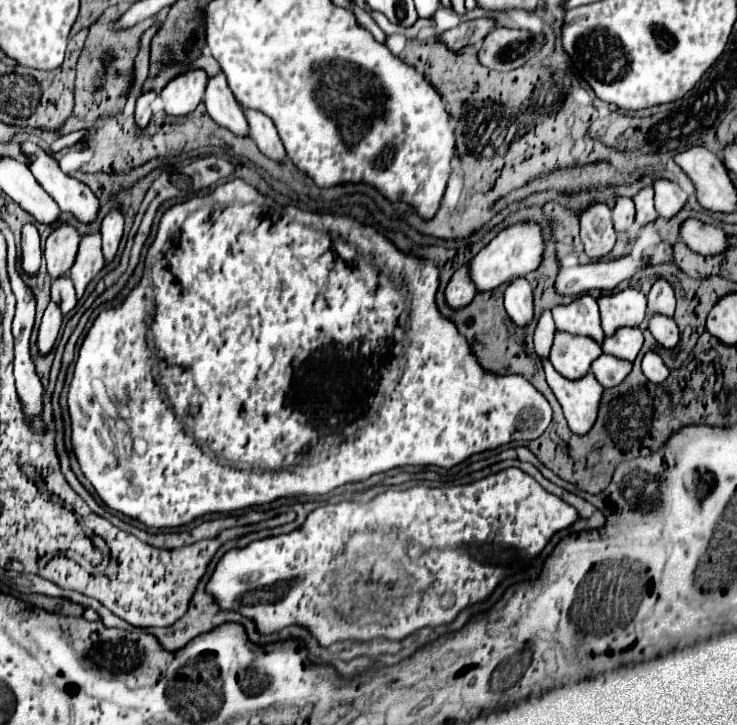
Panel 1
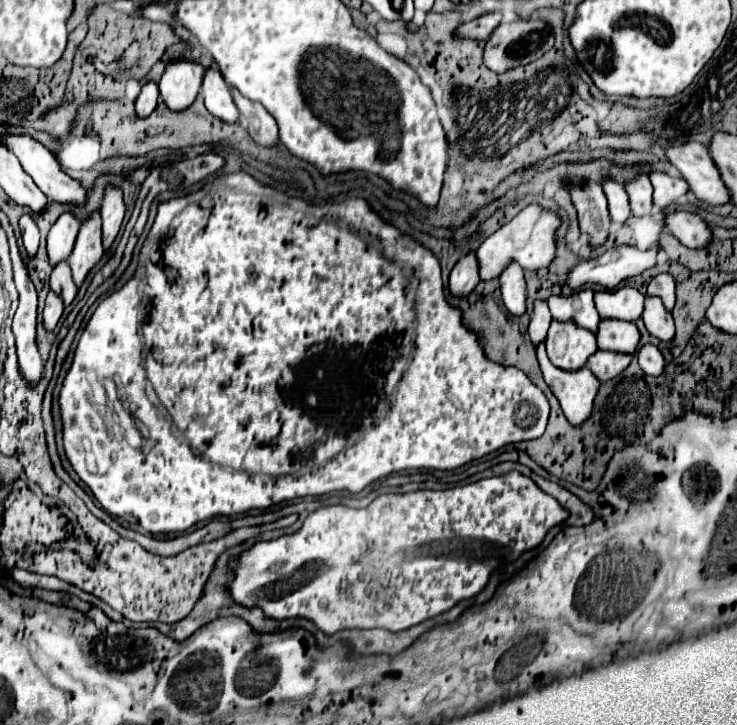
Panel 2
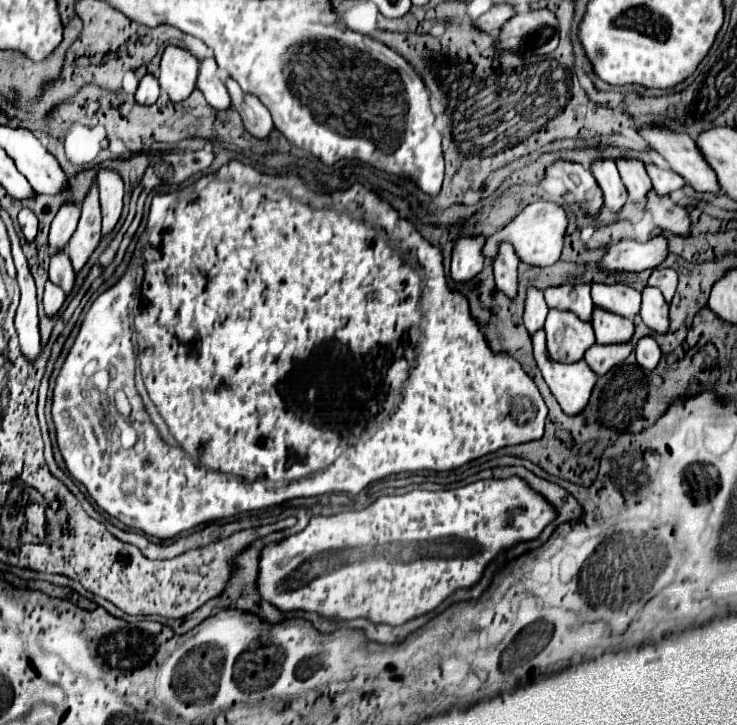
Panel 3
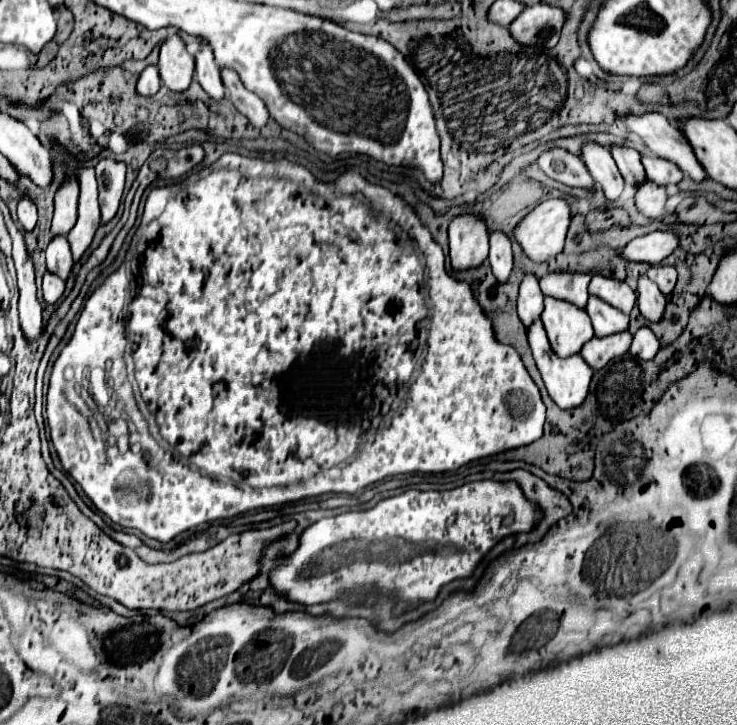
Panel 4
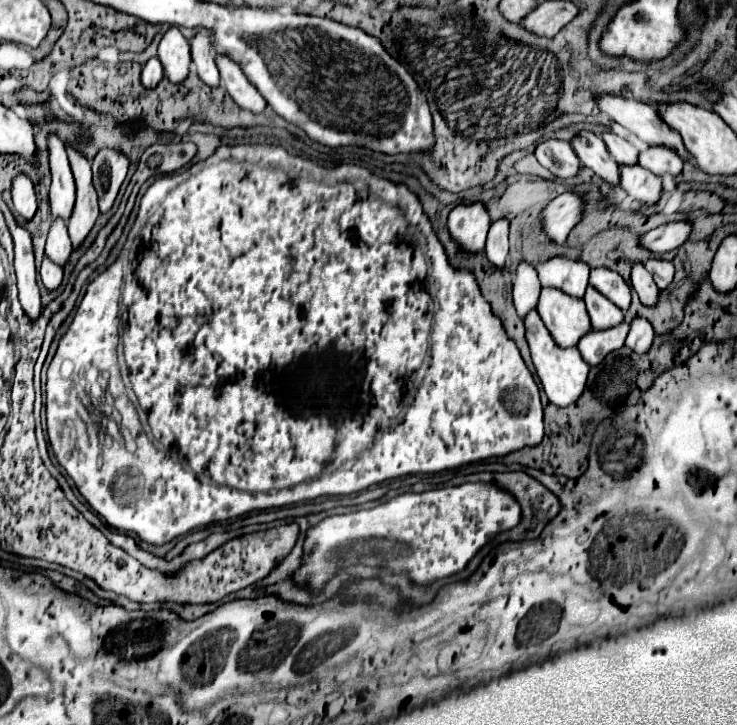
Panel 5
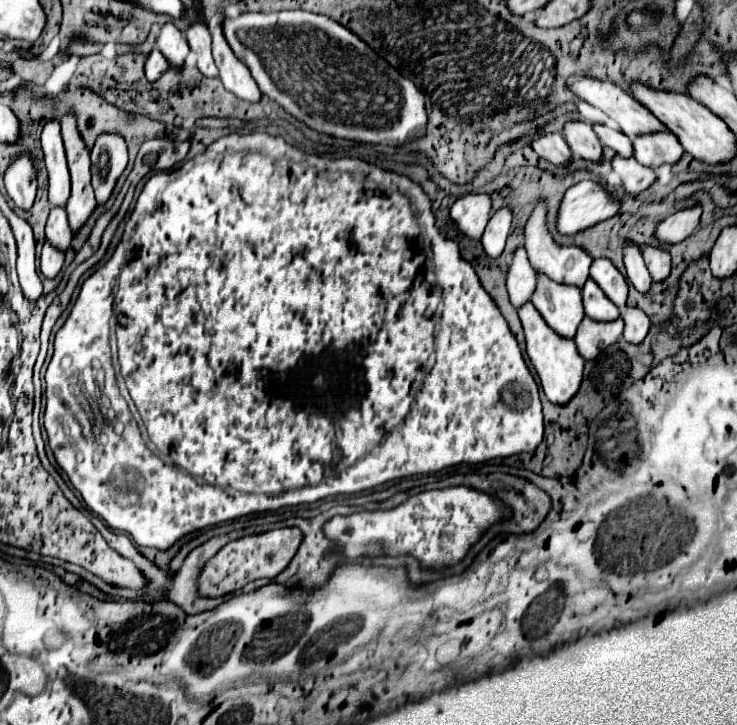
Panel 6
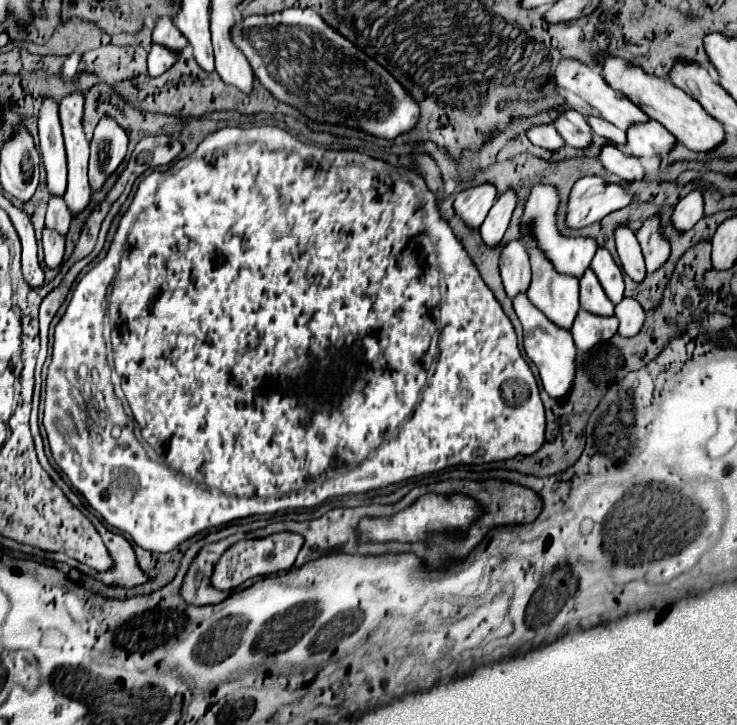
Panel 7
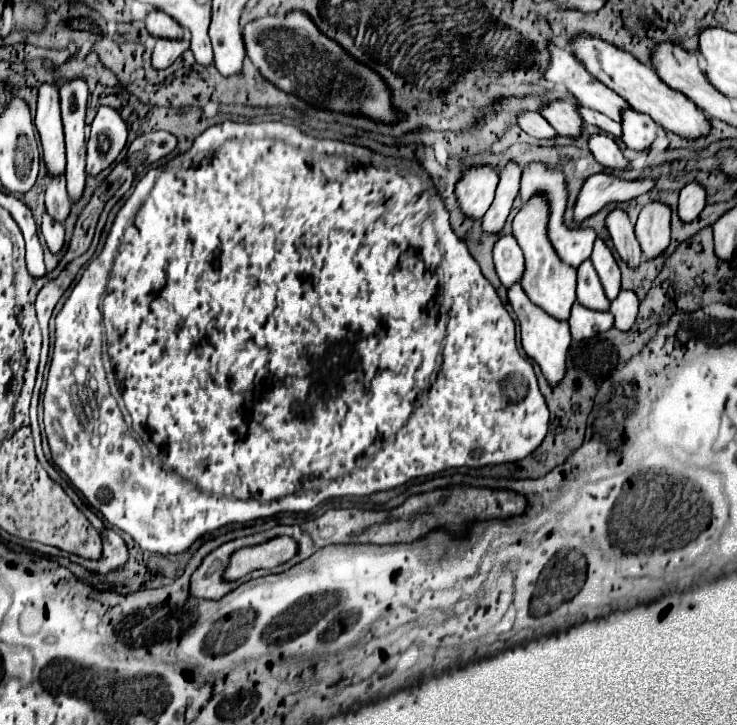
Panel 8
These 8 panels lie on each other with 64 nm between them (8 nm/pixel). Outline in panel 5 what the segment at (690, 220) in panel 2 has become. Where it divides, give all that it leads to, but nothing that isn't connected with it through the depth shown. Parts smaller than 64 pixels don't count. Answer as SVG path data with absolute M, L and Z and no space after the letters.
M620 164L620 186L626 190L628 196L644 202L644 204L654 204L660 198L662 192L662 182L660 176L648 172L640 164Z

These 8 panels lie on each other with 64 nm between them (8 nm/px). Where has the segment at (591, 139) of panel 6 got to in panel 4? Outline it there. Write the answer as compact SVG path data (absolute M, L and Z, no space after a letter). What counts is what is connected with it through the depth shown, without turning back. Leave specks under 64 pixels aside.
M592 140L582 144L580 156L590 172L590 176L594 178L594 182L598 186L602 186L606 198L610 202L616 202L624 190L624 178L618 172L618 166L610 154L610 150L606 146L600 146Z

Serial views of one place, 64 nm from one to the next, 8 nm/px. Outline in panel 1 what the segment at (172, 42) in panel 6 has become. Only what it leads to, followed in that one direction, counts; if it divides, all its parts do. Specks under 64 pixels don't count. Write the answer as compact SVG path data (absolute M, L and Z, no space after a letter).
M188 70L172 78L160 92L164 110L170 116L186 116L204 100L204 86L208 76L204 70Z

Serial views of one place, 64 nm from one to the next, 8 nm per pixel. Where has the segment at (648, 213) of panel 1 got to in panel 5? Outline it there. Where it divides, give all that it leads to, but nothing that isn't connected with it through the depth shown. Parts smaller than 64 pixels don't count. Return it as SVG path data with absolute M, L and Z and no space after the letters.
M604 132L602 140L618 164L636 164L638 162L638 148L632 142L628 142L626 138L616 136L612 132Z

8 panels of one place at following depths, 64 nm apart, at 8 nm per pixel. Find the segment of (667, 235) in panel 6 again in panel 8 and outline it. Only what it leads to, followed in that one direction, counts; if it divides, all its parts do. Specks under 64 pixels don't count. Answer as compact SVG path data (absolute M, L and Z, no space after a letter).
M690 182L680 190L680 220L696 220L706 206L706 190L698 182Z

